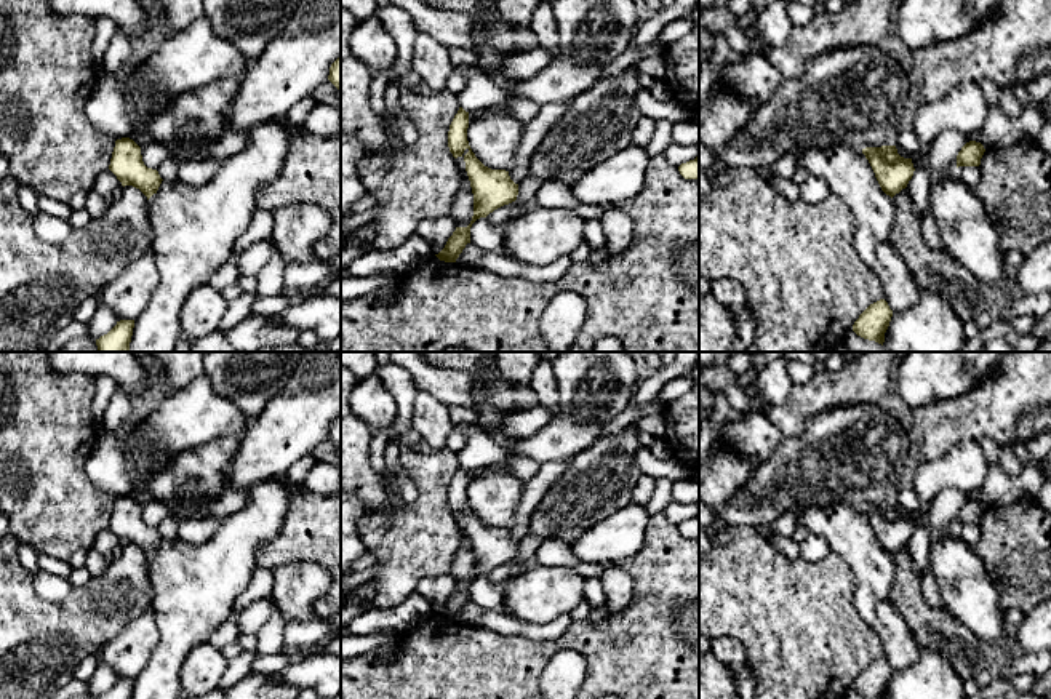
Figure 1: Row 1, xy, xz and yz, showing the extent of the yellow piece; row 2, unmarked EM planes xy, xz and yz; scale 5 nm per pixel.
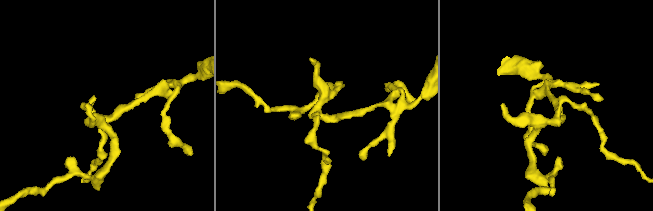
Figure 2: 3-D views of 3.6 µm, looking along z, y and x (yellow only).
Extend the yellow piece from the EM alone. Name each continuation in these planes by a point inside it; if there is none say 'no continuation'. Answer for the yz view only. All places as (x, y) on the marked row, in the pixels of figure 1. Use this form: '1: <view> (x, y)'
no continuation

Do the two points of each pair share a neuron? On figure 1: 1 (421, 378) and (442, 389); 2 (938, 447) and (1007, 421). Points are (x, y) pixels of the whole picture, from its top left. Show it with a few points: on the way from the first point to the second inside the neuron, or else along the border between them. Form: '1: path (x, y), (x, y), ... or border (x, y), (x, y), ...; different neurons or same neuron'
1: path (426, 378), (437, 384); same neuron
2: path (955, 429), (965, 419), (989, 419); same neuron

